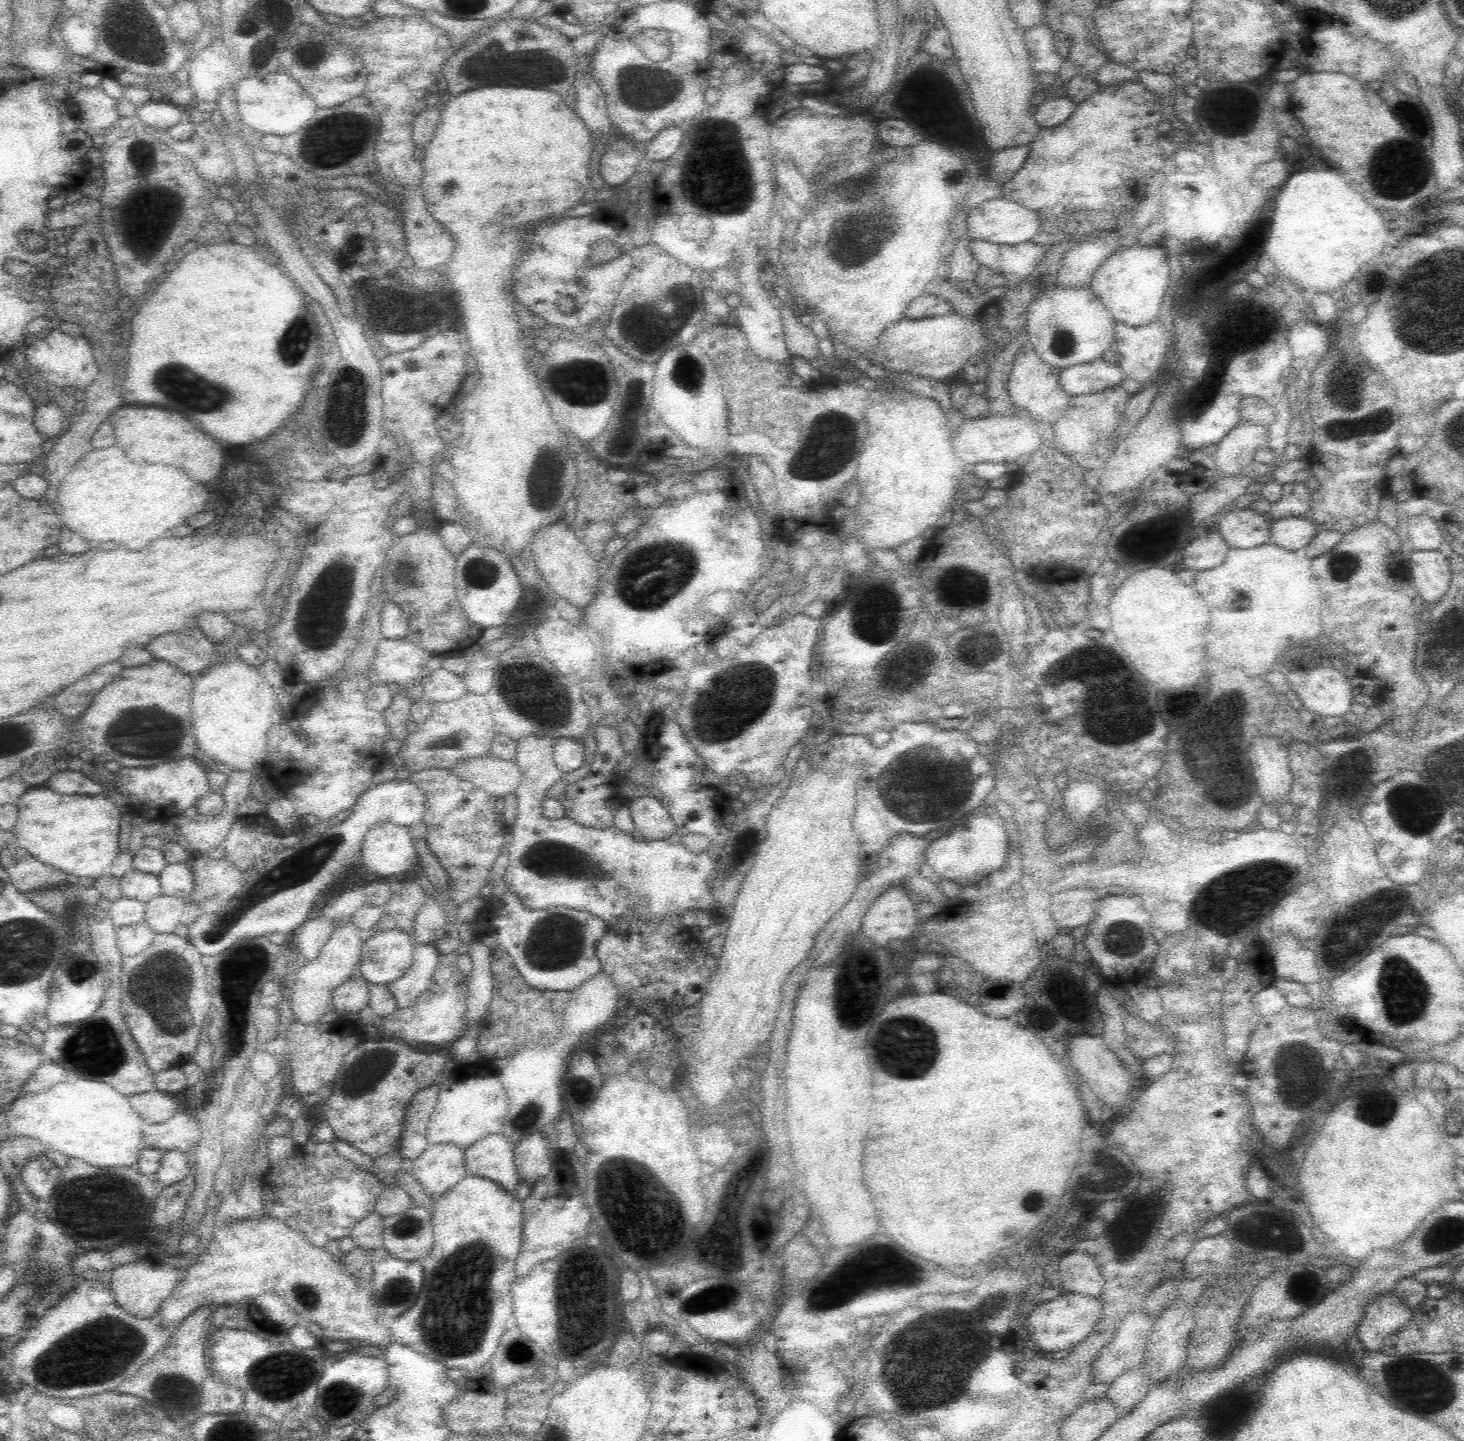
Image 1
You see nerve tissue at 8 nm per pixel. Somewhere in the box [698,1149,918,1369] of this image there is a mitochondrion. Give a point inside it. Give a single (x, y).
(845, 1284)

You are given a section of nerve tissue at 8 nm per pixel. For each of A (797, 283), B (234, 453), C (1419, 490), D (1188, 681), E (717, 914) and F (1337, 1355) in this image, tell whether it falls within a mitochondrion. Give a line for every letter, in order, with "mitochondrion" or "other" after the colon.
A: other
B: other
C: other
D: other
E: other
F: other

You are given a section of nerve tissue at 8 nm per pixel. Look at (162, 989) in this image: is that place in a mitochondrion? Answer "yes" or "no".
yes

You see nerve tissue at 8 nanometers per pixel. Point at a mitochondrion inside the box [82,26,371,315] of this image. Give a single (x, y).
(326, 139)

